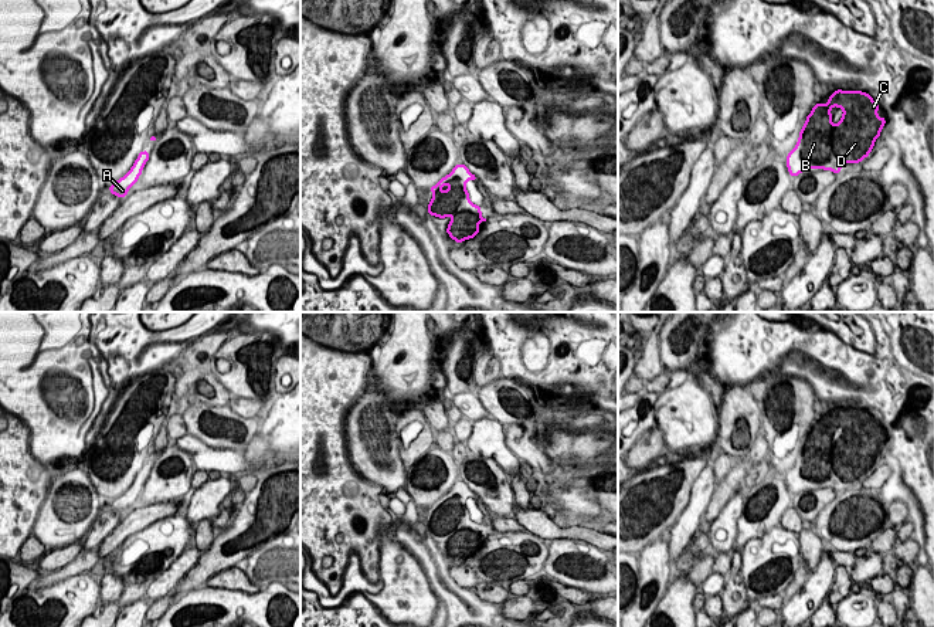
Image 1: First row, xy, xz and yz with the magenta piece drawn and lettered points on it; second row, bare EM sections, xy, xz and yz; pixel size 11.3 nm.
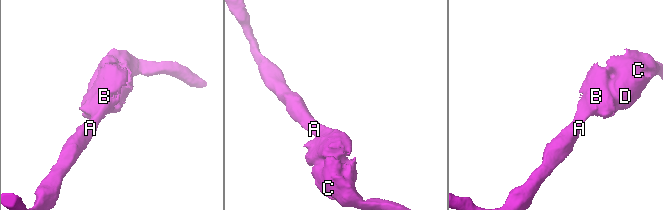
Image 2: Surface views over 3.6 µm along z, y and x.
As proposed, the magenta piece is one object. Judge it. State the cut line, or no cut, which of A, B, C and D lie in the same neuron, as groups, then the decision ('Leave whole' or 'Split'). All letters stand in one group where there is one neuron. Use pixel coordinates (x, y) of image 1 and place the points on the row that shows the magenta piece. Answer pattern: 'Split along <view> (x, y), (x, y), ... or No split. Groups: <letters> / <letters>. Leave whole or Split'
No split. Groups: A B C D. Leave whole

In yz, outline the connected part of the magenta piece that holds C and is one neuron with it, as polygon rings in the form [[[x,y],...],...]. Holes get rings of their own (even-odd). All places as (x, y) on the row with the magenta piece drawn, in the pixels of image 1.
[[[842,89],[831,94],[826,104],[814,105],[795,148],[787,156],[788,173],[795,177],[805,169],[823,169],[836,174],[842,170],[842,163],[860,163],[872,152],[874,140],[880,136],[886,123],[886,118],[879,116],[879,109],[880,106],[869,94]],[[833,106],[843,111],[842,119],[836,125],[832,123],[831,109]]]

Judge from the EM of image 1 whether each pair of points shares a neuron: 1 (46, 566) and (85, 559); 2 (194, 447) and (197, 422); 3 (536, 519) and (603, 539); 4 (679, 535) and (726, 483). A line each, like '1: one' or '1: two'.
1: two
2: two
3: one
4: two

